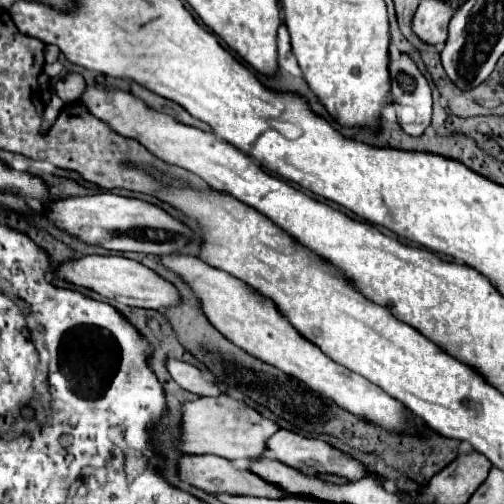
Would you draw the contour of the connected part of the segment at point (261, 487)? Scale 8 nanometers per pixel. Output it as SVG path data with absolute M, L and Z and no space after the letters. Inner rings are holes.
M183 455L177 459L177 475L181 481L203 489L207 493L235 493L235 495L251 495L251 497L287 497L287 493L279 493L275 487L259 481L247 469L235 469L231 461L217 455Z

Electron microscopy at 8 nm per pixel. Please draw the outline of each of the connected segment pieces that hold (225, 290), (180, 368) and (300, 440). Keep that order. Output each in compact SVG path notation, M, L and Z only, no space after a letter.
M161 255L159 259L169 271L179 275L191 287L191 291L199 299L201 311L207 317L207 321L211 321L211 325L221 335L225 335L229 341L233 341L237 347L241 347L243 351L247 351L249 355L253 355L261 361L285 371L287 375L297 377L313 391L319 391L321 395L333 399L339 407L343 407L355 415L367 417L369 421L383 425L387 429L399 429L399 425L407 425L405 417L409 411L405 409L405 405L387 397L387 393L383 393L383 389L367 383L365 377L359 377L357 373L343 369L343 365L339 365L339 363L331 361L327 355L319 353L319 349L315 349L315 345L311 345L309 341L303 341L303 337L299 337L299 333L295 333L291 329L291 325L287 325L287 319L283 319L281 313L271 305L271 301L261 299L257 293L253 293L247 285L243 285L229 273L211 269L197 257Z
M167 359L165 367L171 379L185 391L195 393L195 395L221 395L221 389L215 383L203 381L201 371L195 365L189 365L177 359Z
M279 429L273 437L267 439L265 443L265 449L267 449L267 455L293 467L293 469L299 469L299 471L311 471L311 473L335 473L335 475L341 475L341 477L347 477L349 481L357 481L357 479L363 479L363 477L373 477L377 481L381 481L385 485L385 489L391 489L393 485L375 477L375 475L369 475L361 463L349 459L345 453L329 447L327 443L319 441L319 439L307 439L307 437L301 437L297 433L291 433L291 431L285 431L285 429Z

